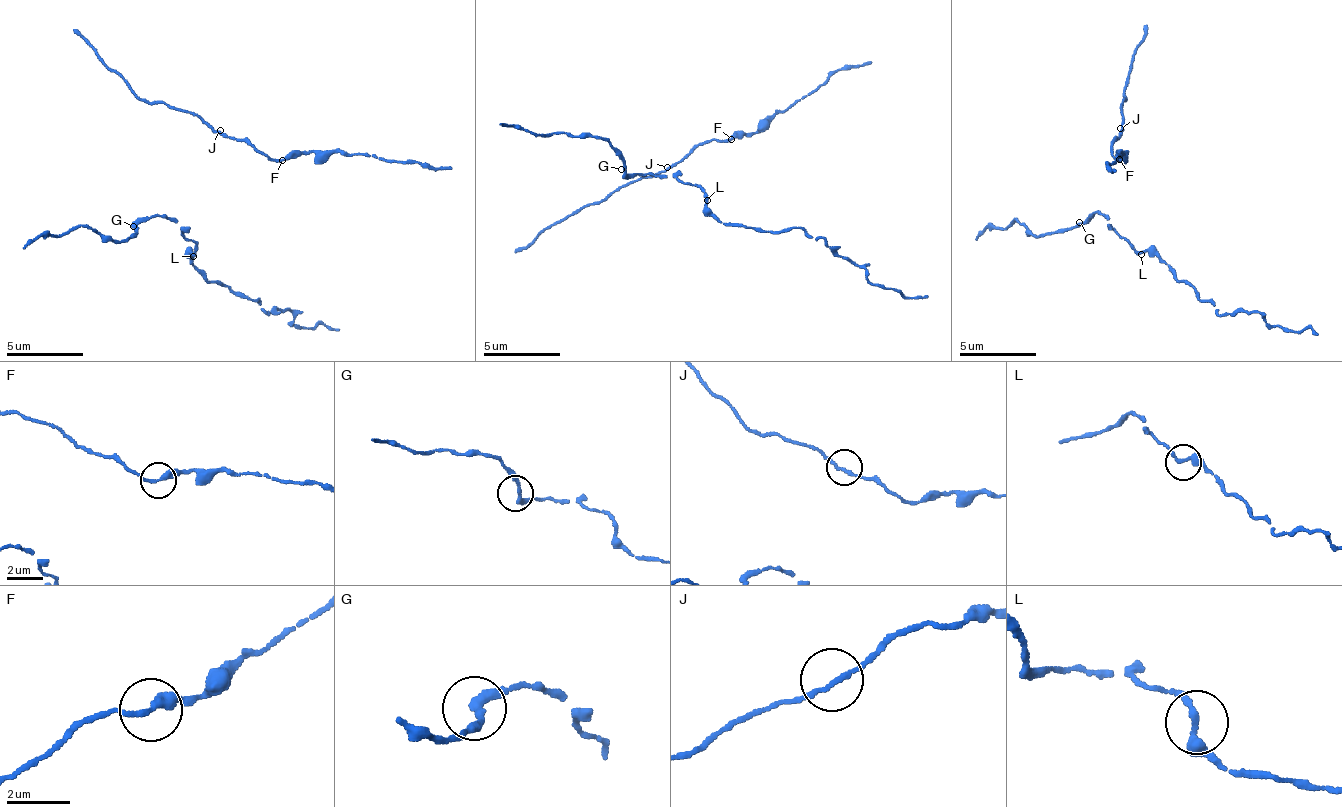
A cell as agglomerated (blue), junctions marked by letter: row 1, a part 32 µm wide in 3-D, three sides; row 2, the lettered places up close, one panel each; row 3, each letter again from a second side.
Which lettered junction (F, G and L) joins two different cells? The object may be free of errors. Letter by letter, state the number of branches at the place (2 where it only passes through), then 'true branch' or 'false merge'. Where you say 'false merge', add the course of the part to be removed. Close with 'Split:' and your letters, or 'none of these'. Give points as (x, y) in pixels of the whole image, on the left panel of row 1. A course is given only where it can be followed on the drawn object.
F: 2 | true branch
G: 2 | true branch
L: 2 | true branch
Split: none of these

